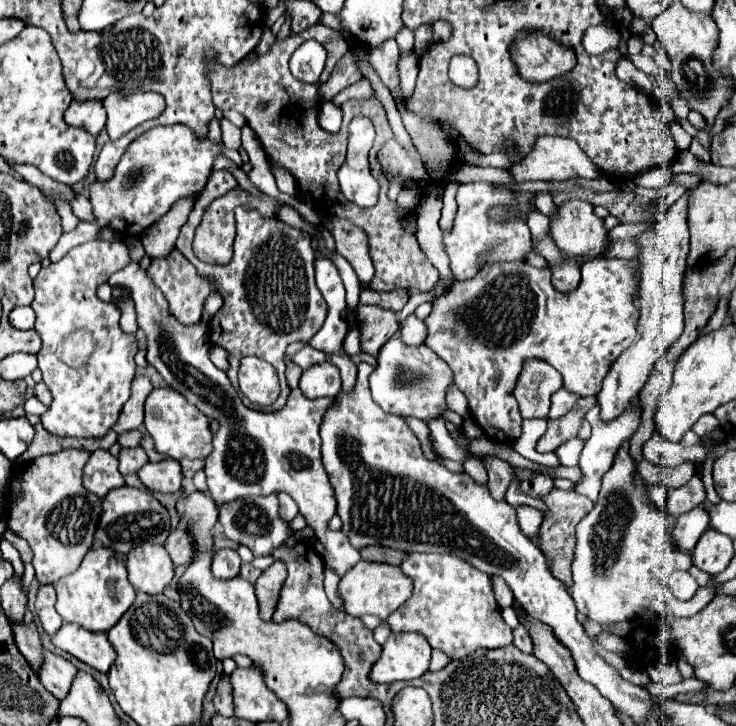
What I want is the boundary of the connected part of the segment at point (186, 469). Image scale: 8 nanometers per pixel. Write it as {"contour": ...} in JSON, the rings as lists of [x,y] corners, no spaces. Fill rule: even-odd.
{"contour":[[[184,458],[179,462],[181,464],[182,473],[186,478],[193,478],[197,471],[204,468],[204,461],[199,459],[191,460]]]}

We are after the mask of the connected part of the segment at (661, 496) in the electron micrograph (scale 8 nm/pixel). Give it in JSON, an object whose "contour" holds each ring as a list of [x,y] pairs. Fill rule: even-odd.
{"contour":[[[648,485],[649,498],[656,508],[662,510],[666,507],[668,491],[663,485]]]}

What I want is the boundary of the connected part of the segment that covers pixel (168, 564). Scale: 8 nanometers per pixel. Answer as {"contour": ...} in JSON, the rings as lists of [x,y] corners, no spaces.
{"contour":[[[139,544],[127,556],[129,582],[145,594],[161,594],[175,576],[175,564],[159,544]]]}

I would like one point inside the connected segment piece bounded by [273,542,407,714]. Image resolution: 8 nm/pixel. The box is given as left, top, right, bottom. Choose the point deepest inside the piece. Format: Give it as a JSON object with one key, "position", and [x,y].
{"position":[302,596]}

